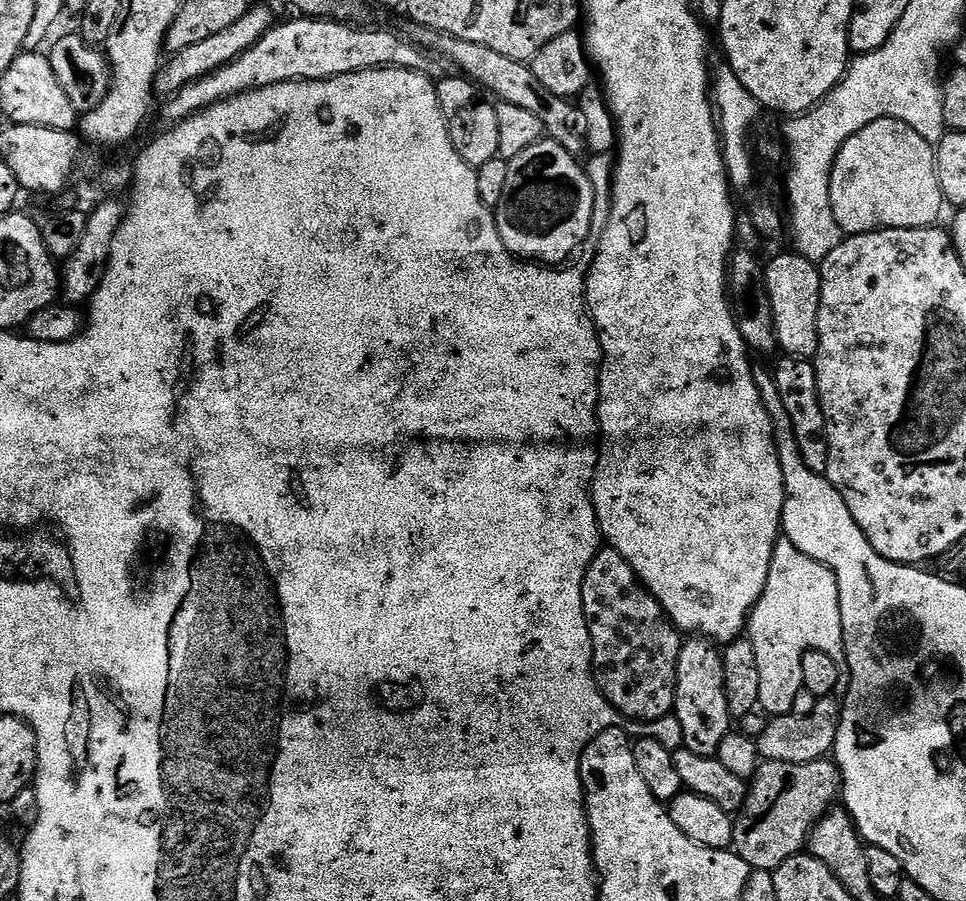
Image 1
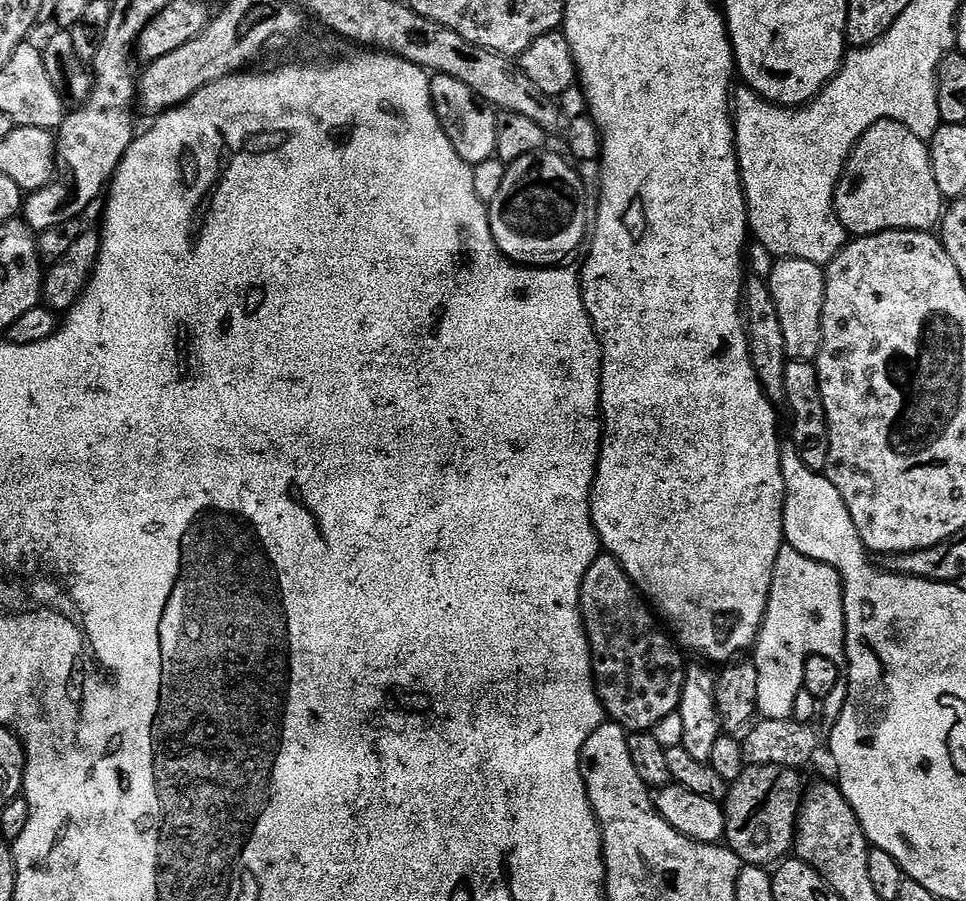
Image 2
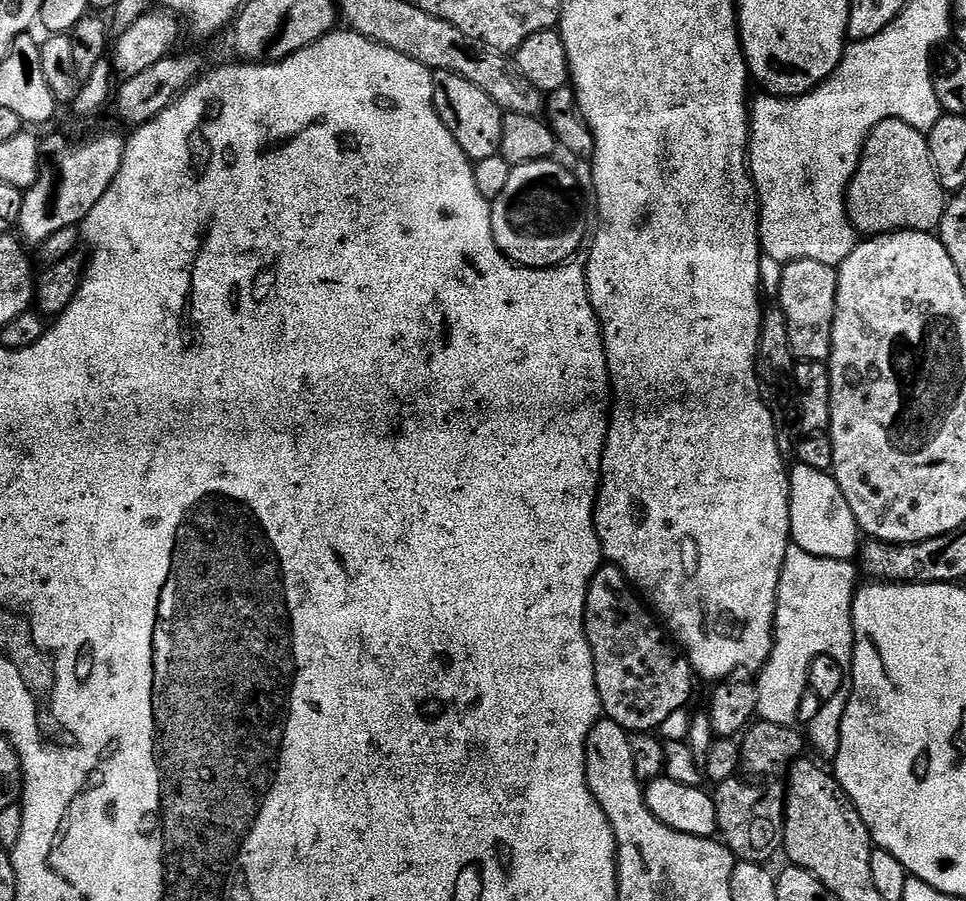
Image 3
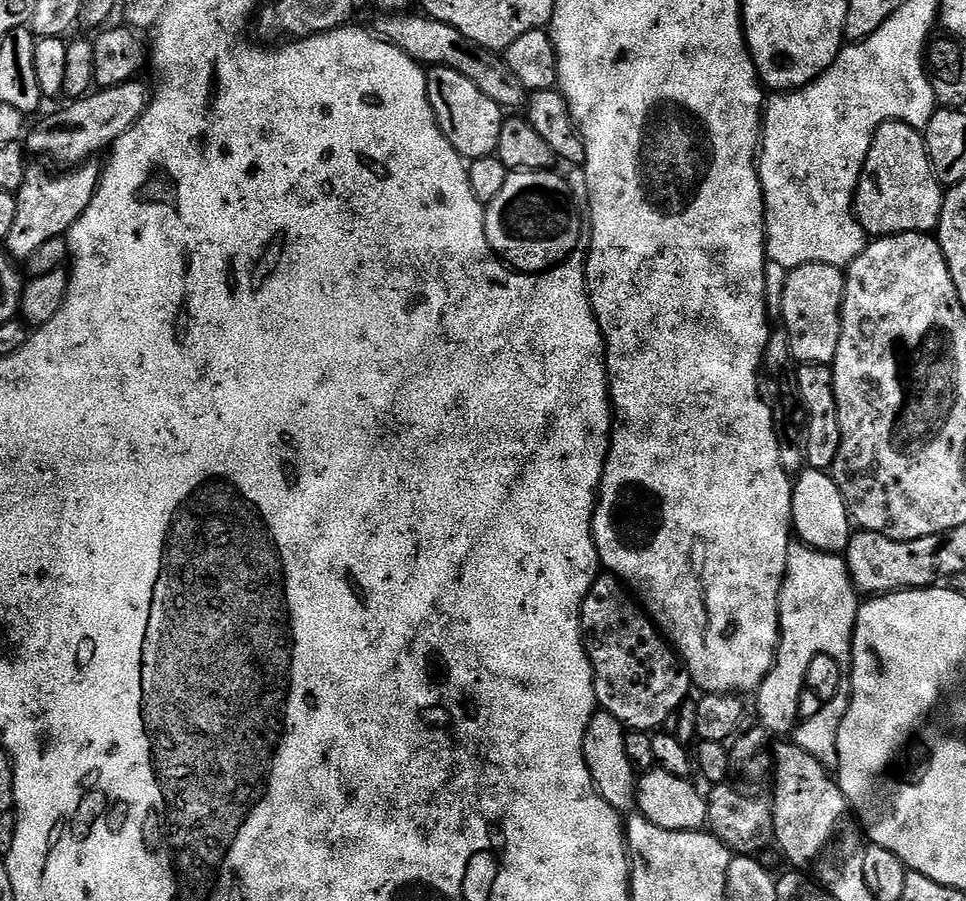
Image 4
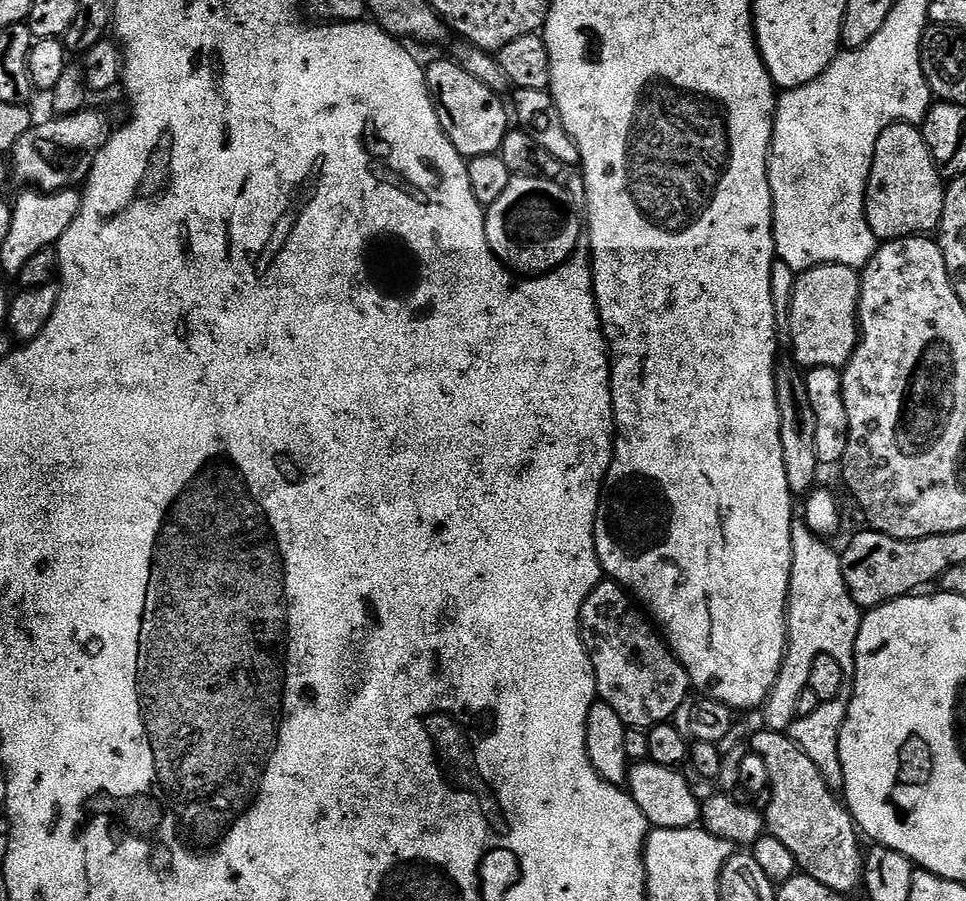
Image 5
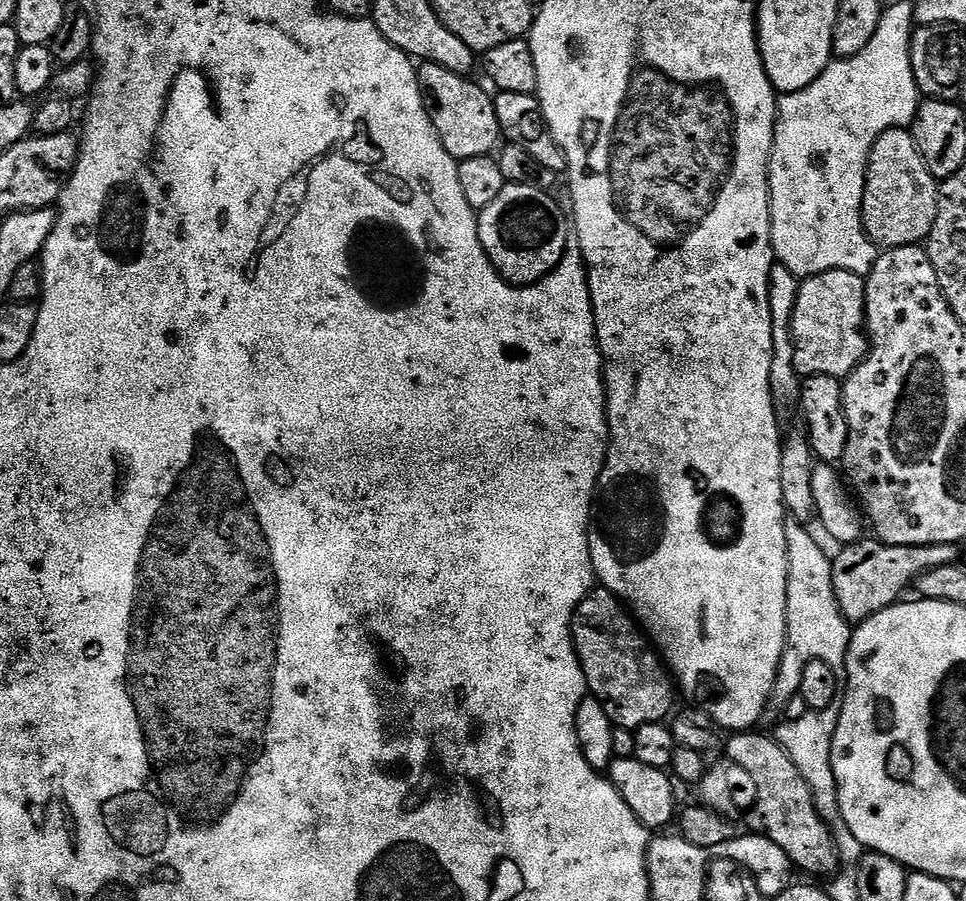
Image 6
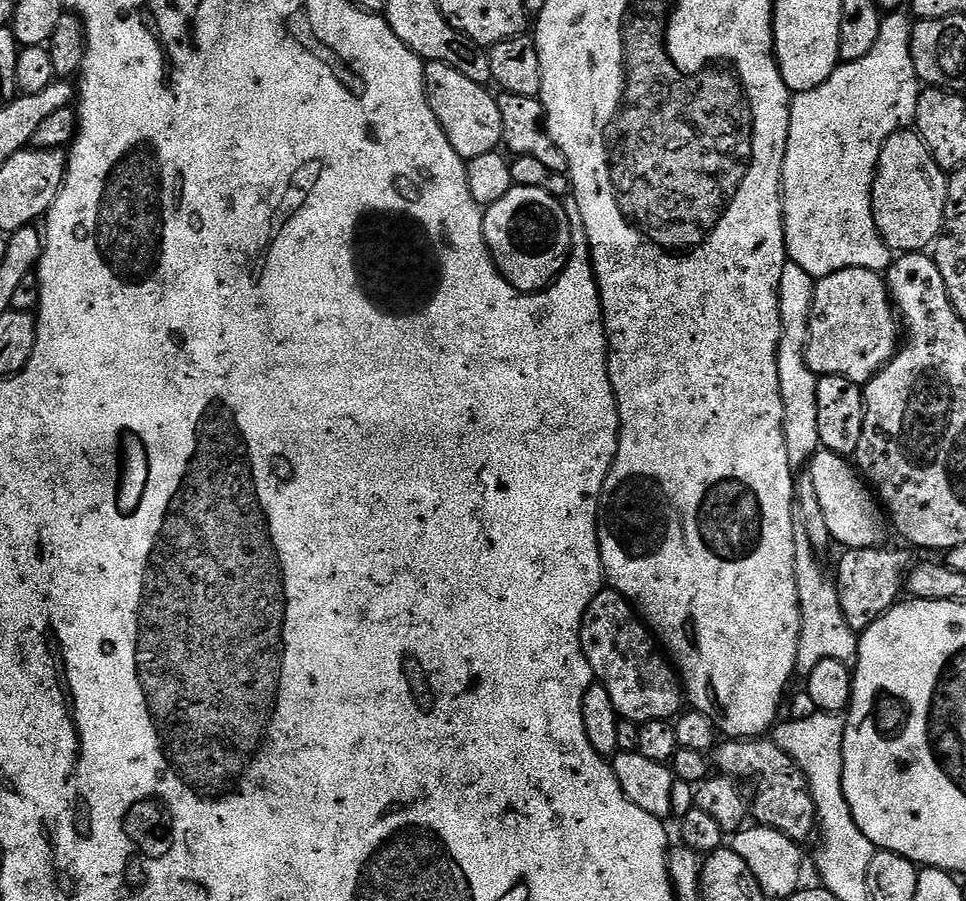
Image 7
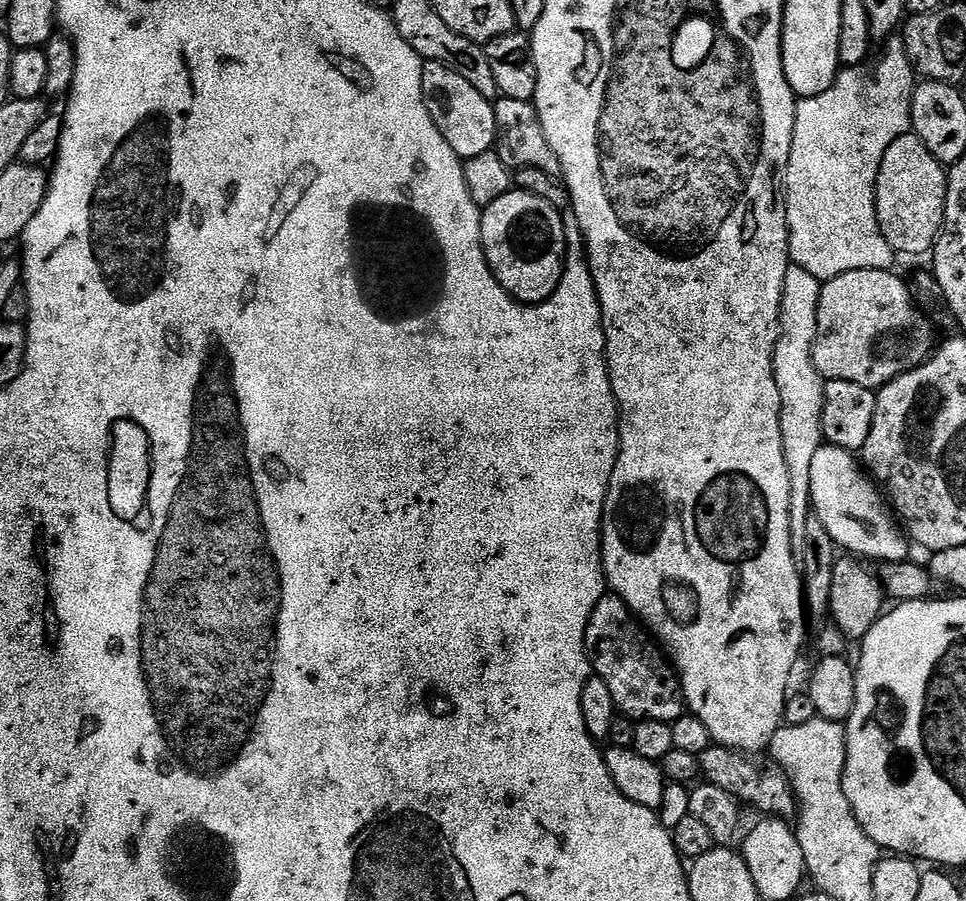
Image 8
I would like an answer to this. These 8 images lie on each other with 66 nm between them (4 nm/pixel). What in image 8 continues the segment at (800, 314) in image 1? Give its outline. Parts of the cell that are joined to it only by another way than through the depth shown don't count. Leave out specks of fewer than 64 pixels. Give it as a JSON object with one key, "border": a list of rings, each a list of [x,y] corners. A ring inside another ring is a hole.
{"border":[[[850,270],[850,274],[838,274],[838,278],[821,283],[812,361],[825,381],[854,382],[863,388],[879,390],[883,384],[915,368],[933,351],[932,324],[916,305],[903,278],[894,273],[892,270]]]}

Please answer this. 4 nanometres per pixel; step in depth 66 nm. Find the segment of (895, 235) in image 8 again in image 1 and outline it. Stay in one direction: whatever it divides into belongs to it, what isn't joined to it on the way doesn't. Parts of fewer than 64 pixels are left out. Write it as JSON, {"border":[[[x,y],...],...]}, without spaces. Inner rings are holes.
{"border":[[[894,118],[870,122],[842,146],[832,167],[830,206],[841,233],[857,236],[880,228],[931,228],[946,201],[936,169],[936,149],[918,128]]]}

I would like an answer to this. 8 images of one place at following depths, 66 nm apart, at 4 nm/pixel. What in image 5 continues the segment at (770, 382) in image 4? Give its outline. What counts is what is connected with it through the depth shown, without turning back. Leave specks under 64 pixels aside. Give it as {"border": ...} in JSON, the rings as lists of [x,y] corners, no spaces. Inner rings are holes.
{"border":[[[781,359],[776,365],[776,397],[780,415],[782,458],[786,462],[786,482],[793,497],[804,498],[817,487],[816,475],[822,471],[820,459],[814,450],[814,433],[820,427],[818,422],[814,422],[814,409],[810,407],[810,398],[806,394],[805,373],[799,364],[788,360]]]}

